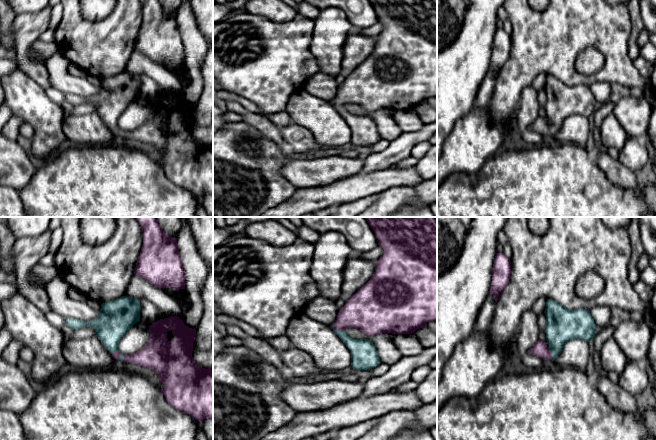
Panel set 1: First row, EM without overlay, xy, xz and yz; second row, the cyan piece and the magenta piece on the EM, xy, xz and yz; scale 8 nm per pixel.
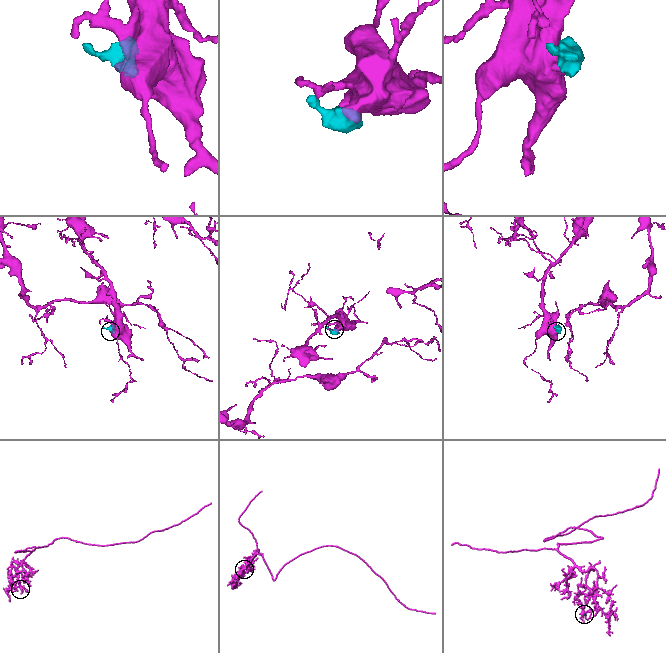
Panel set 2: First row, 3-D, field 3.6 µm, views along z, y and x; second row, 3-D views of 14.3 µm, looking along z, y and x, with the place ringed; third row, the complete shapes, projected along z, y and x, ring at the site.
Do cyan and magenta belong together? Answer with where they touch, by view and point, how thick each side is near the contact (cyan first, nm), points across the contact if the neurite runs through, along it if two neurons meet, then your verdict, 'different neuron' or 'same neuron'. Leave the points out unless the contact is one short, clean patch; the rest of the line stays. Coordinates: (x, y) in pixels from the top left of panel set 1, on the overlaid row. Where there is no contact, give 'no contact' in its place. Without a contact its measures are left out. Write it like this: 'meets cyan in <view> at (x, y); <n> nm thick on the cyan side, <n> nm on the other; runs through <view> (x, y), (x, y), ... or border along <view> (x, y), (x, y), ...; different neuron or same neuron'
meets cyan in xz at (339, 331); 200 nm thick on the cyan side, 300 nm on the other; runs through xz (363, 351), (353, 345), (339, 331), (354, 314), (363, 311); same neuron

